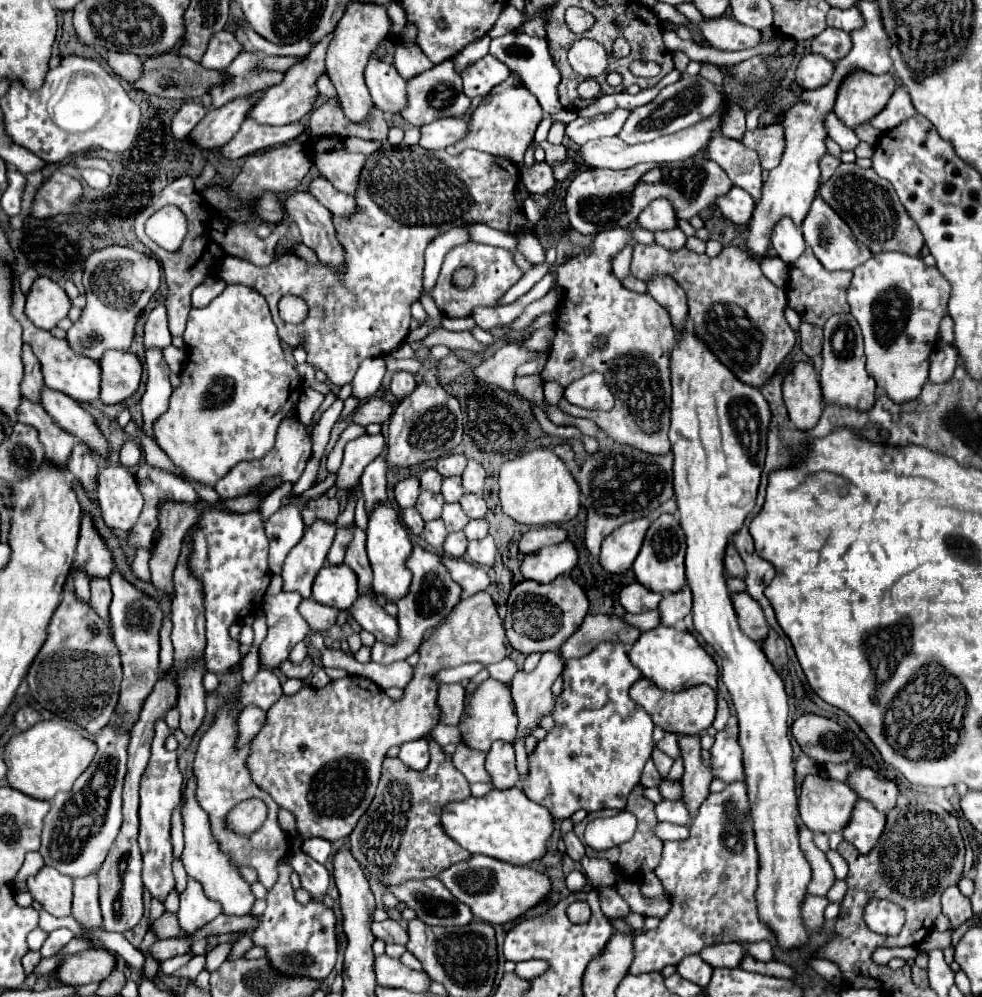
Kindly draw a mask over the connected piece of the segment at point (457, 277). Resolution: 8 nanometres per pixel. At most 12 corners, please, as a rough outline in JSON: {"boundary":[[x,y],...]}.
{"boundary":[[458,268],[452,276],[456,288],[474,284],[474,270]]}

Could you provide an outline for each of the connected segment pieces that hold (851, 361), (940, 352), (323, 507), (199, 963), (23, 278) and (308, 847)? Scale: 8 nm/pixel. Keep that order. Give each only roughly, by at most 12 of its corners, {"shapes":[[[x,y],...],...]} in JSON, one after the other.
{"shapes":[[[852,314],[824,324],[824,400],[872,408],[876,382]],[[938,344],[930,356],[934,384],[952,378],[958,350]],[[308,500],[302,518],[310,526],[318,518],[336,522],[338,500]],[[194,956],[174,976],[194,980],[206,966],[204,956]],[[26,268],[20,274],[20,288],[24,294],[38,278],[34,268]],[[320,838],[306,840],[302,850],[320,864],[332,856],[332,844]]]}

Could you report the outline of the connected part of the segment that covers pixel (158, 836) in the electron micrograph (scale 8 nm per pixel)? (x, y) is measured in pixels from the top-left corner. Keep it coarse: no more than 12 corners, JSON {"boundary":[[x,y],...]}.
{"boundary":[[156,724],[140,784],[144,886],[164,902],[174,890],[170,818],[182,800],[170,728]]}

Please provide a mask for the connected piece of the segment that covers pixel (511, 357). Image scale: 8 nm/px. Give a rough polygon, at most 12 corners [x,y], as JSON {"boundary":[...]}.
{"boundary":[[504,346],[472,368],[486,384],[514,392],[514,370],[534,352]]}

